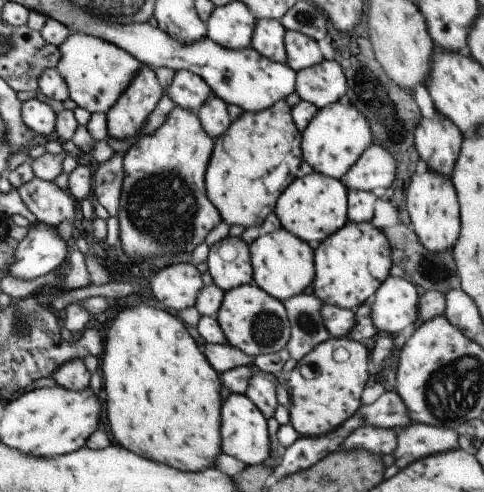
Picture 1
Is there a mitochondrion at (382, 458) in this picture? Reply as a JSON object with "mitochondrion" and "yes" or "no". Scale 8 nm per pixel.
{"mitochondrion":"no"}

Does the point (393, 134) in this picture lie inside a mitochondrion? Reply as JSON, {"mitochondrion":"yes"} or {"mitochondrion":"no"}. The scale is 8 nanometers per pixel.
{"mitochondrion":"yes"}

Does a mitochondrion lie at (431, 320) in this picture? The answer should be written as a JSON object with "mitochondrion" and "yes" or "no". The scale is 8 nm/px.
{"mitochondrion":"no"}

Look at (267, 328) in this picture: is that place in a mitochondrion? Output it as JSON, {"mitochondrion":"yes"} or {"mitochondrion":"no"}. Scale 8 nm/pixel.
{"mitochondrion":"yes"}

